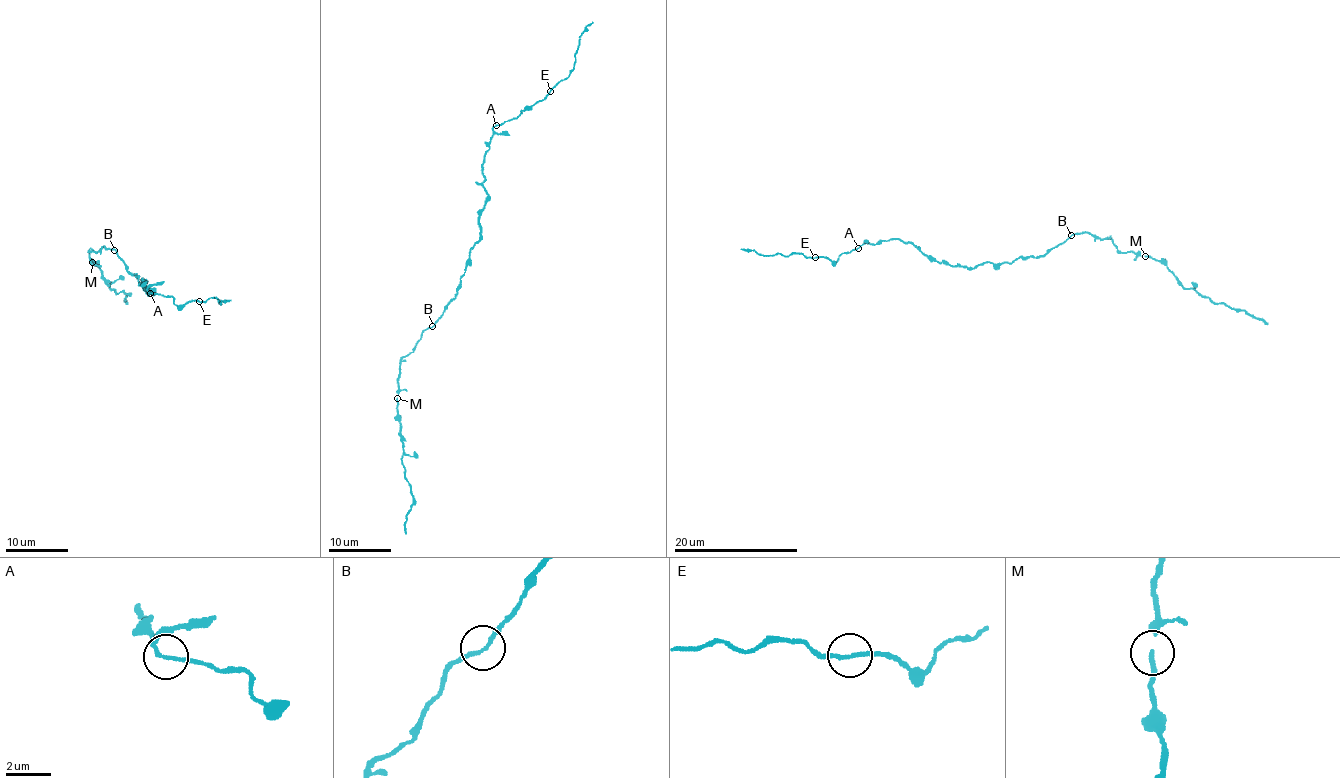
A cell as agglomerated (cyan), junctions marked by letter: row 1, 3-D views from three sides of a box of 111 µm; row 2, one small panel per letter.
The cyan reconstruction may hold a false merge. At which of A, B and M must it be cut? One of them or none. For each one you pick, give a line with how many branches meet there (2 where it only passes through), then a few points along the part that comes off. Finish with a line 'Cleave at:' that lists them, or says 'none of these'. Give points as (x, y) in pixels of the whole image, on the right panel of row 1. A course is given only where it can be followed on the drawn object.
Cleave at: none of these

